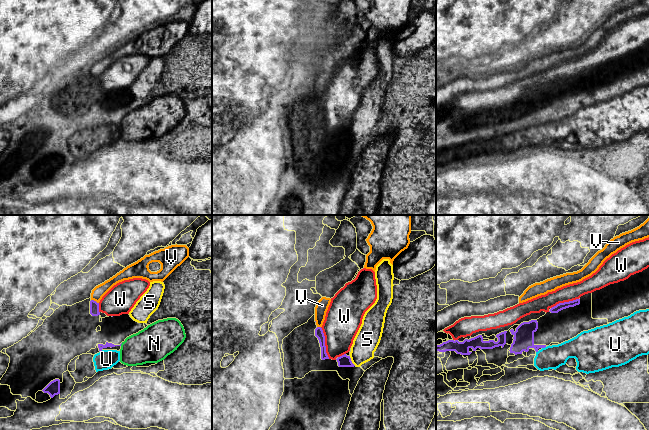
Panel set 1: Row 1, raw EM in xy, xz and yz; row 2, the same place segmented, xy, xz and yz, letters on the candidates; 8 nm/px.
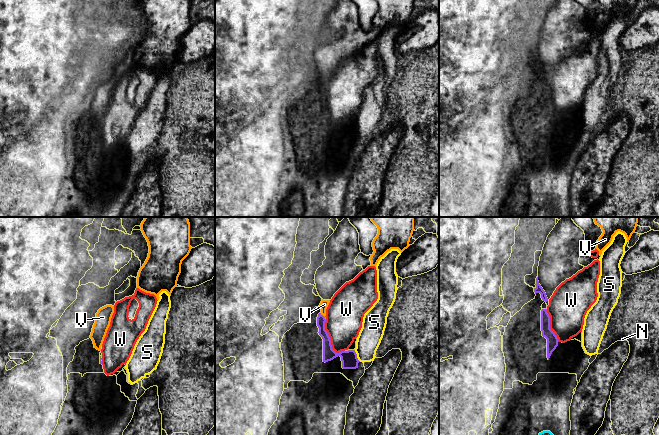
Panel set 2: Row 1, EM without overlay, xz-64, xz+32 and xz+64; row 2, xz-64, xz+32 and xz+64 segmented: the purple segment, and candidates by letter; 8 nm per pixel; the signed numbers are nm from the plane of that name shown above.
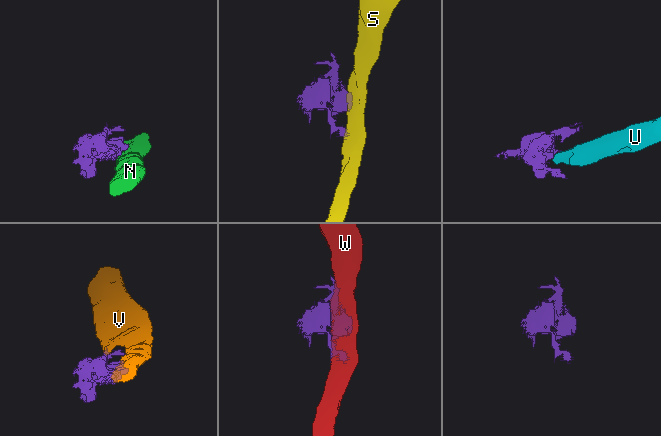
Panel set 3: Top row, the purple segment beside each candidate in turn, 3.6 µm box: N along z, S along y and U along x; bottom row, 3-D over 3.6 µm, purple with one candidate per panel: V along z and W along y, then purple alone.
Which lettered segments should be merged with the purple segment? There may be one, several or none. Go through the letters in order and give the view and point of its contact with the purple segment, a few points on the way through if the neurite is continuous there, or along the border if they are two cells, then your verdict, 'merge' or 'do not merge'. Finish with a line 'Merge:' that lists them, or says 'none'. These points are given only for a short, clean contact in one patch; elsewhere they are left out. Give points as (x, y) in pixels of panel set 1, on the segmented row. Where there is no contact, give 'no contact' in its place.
N: contact xy (121, 343); do not merge
S: contact xz (351, 361); border xz (349, 356), (355, 365); do not merge
U: contact yz (543, 347); border yz (545, 346), (542, 348); do not merge
V: contact xy (95, 301); border xy (91, 299), (98, 303); do not merge
W: contact xz (324, 343); do not merge
Merge: none

